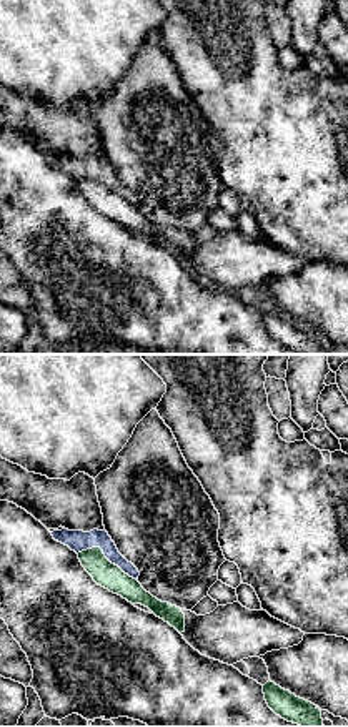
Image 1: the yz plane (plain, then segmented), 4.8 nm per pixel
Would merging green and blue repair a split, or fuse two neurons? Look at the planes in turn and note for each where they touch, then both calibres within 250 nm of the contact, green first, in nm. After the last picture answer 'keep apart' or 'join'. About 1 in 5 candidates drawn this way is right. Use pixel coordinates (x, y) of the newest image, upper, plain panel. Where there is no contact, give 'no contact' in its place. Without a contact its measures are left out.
contact (105, 185); calibres 120 and 100 nm

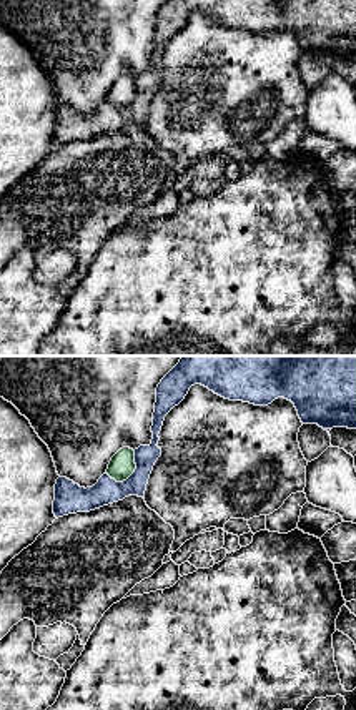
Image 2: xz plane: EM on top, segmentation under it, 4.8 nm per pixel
contact (130, 102); calibres 120 and 130 nm

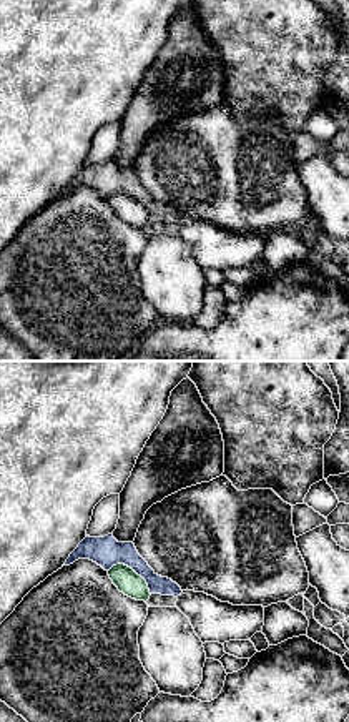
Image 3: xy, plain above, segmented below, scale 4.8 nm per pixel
contact (132, 197); calibres 120 and 150 nm

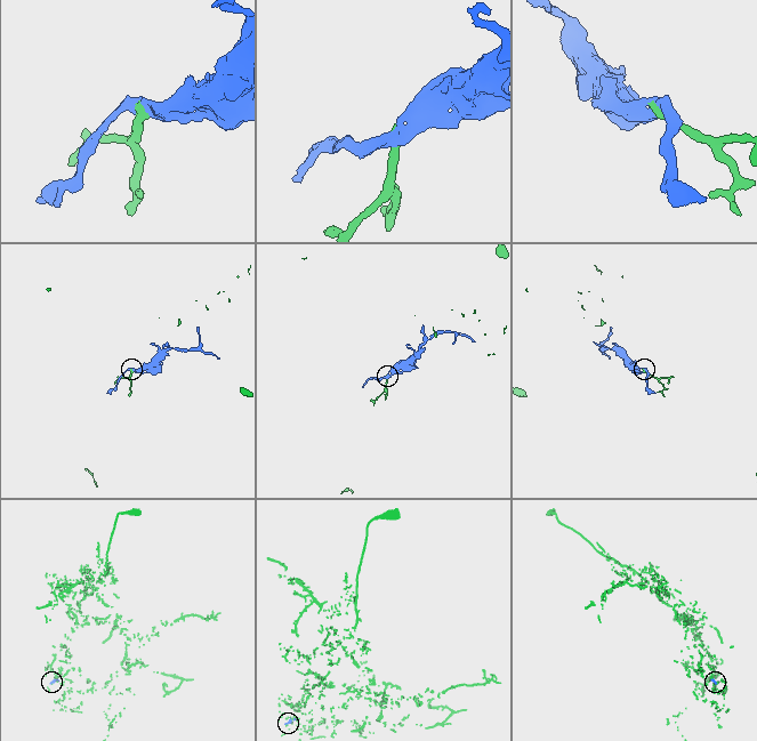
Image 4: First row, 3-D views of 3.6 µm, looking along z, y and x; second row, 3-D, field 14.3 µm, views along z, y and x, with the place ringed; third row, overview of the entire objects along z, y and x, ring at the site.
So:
keep apart

